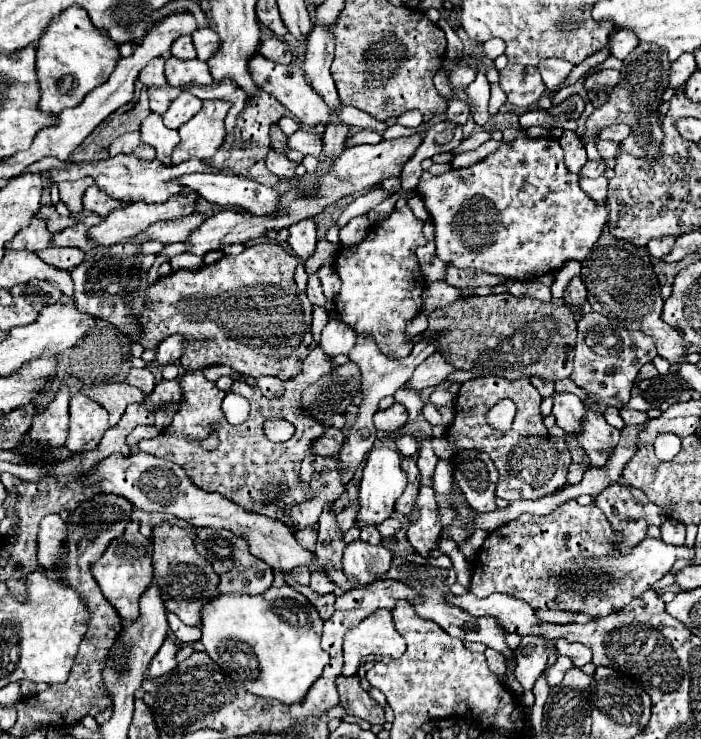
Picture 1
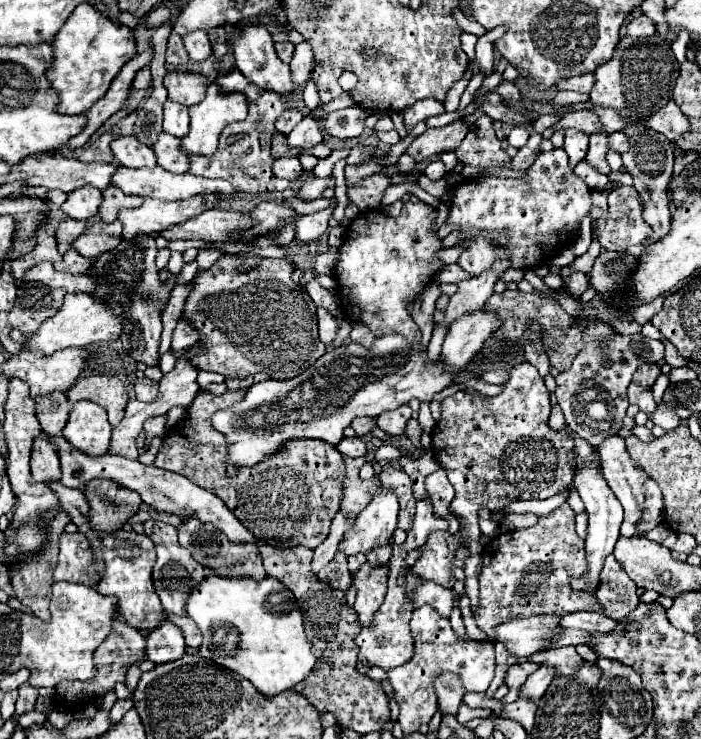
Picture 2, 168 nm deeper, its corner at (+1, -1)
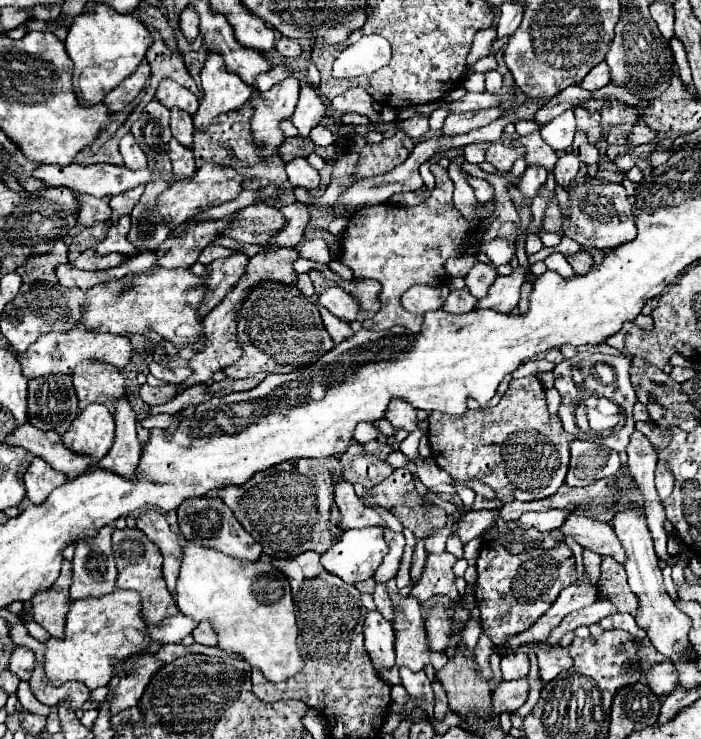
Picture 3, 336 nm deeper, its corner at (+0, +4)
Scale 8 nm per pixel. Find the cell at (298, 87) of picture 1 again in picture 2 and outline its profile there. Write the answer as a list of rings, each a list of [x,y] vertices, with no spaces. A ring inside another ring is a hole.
[[[249,24],[245,26],[245,30],[237,30],[237,38],[233,38],[233,56],[235,56],[235,66],[237,70],[251,80],[253,84],[257,84],[263,90],[275,90],[277,94],[291,94],[293,82],[291,82],[291,70],[287,64],[283,64],[273,48],[273,40],[271,34],[267,32],[265,26],[261,24]]]

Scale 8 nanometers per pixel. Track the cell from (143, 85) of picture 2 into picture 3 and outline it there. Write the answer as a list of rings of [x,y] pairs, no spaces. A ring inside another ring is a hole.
[[[142,61],[138,65],[138,69],[126,77],[116,89],[112,89],[106,97],[104,97],[104,105],[108,107],[110,113],[116,113],[116,111],[122,111],[134,97],[138,97],[138,93],[144,89],[146,81],[150,77],[150,65],[146,61]]]

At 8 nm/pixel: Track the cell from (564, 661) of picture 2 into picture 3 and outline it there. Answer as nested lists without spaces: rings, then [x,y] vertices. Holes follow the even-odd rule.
[[[550,647],[550,649],[538,651],[538,667],[544,683],[554,679],[560,671],[570,669],[572,665],[574,665],[574,659],[570,657],[568,647]]]

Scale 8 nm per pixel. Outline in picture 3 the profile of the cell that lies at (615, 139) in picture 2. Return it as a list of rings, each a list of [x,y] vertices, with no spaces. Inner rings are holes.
[[[636,123],[634,127],[632,127],[632,131],[628,133],[628,143],[630,145],[642,145],[642,143],[650,143],[652,139],[656,137],[656,131],[654,129],[650,129],[648,125],[640,125],[640,123]]]

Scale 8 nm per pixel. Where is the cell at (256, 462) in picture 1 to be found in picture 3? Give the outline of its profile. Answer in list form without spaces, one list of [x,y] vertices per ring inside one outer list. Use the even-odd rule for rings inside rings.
[[[338,457],[284,461],[256,473],[244,485],[224,485],[214,493],[232,509],[242,527],[256,537],[266,555],[290,557],[308,549],[322,555],[342,535],[334,503],[334,489],[340,477],[342,463]]]

